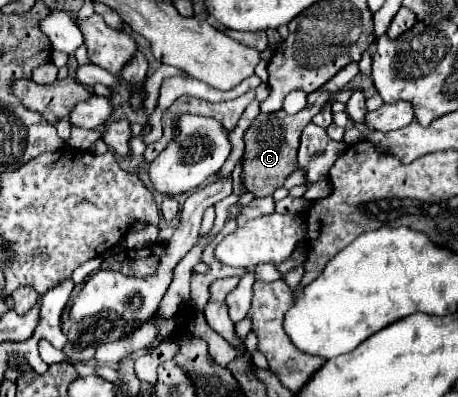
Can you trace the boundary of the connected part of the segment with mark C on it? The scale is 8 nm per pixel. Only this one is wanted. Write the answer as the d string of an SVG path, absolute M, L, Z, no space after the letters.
M349 63L335 75L335 79L329 79L319 91L313 91L307 97L307 105L297 115L287 115L283 109L275 113L259 113L257 119L251 123L251 127L245 131L245 153L243 153L243 169L241 177L245 181L245 189L253 193L255 197L269 197L275 189L283 187L283 181L295 171L297 167L297 149L299 149L299 137L305 129L305 125L311 123L311 119L323 109L323 105L335 95L341 87L345 87L355 75L359 73L359 63Z

